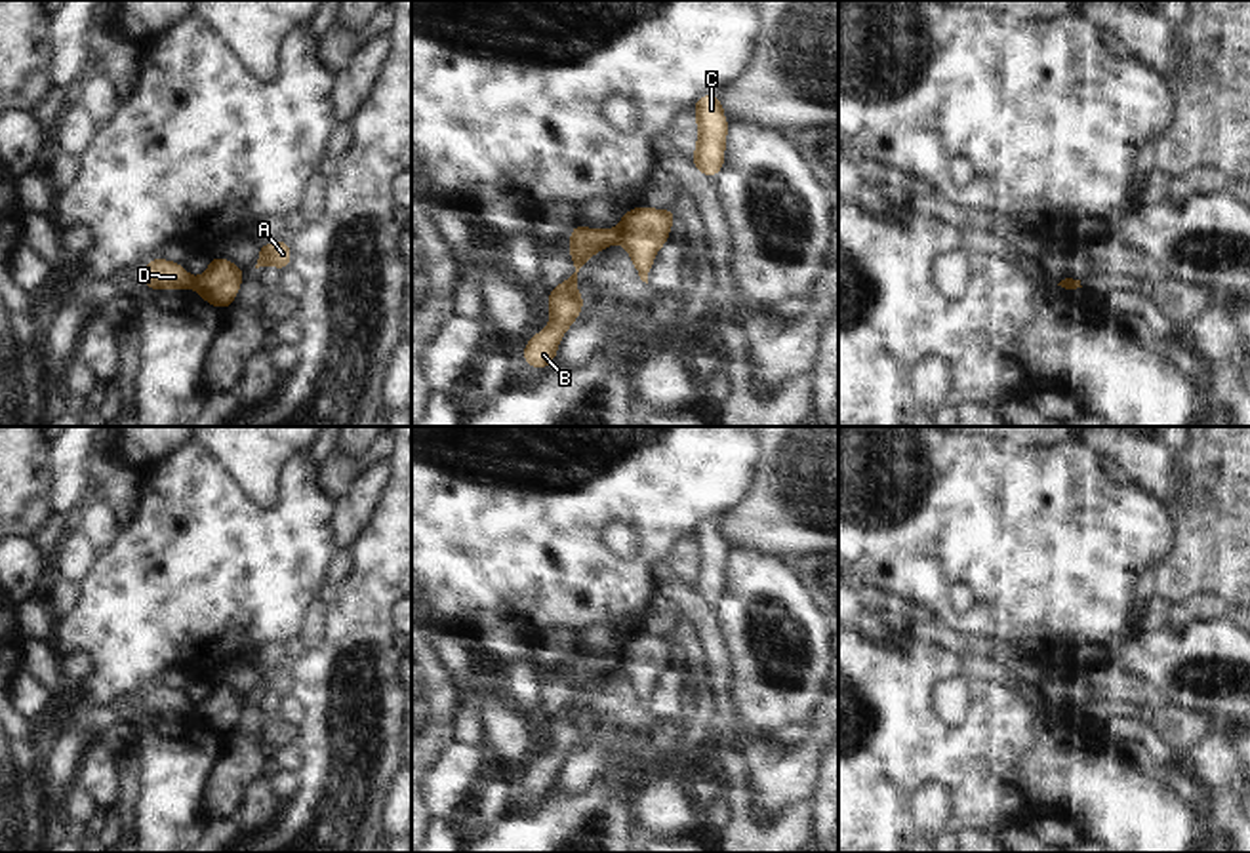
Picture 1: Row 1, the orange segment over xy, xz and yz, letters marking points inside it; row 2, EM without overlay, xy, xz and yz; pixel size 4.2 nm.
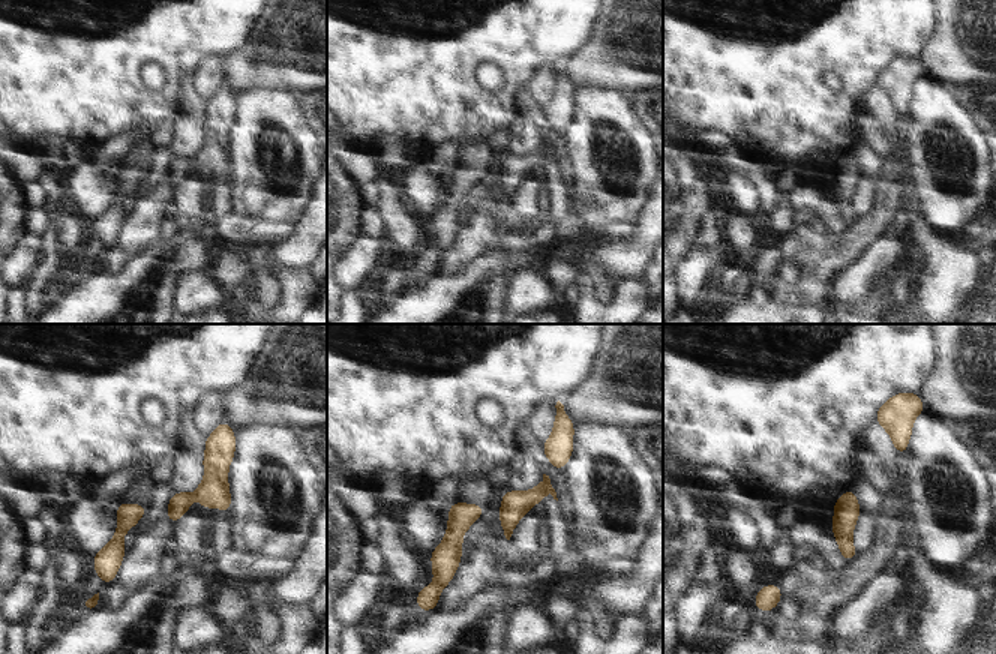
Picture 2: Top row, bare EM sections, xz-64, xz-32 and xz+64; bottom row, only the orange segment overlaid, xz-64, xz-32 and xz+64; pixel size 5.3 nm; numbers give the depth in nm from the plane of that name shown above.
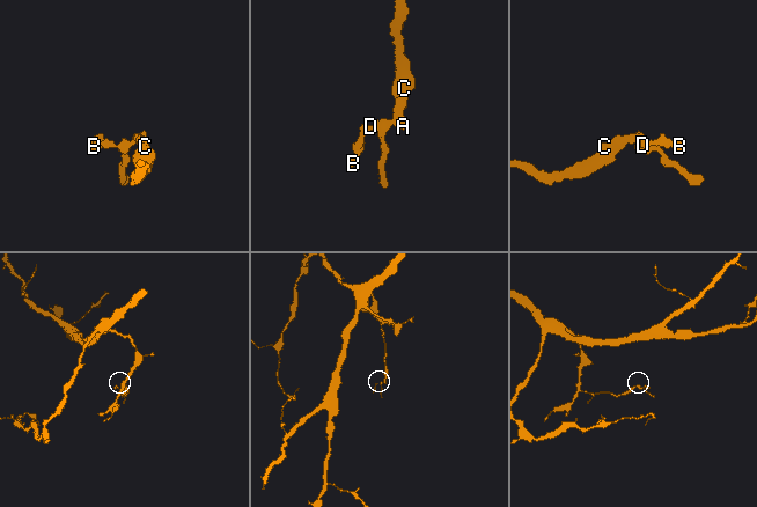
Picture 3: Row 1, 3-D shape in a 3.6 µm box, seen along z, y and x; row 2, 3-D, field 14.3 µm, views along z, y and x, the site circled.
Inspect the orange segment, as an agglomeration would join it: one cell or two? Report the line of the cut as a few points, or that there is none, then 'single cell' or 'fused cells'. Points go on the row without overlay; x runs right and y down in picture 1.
cut xz (616, 657), (620, 667); fused cells

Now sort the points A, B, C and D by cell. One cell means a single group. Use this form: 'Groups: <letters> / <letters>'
Groups: A C / B D

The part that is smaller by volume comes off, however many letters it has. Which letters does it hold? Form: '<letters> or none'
B, D

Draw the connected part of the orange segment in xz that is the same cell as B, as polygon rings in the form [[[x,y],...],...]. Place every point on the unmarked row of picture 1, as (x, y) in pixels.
[[[575,651],[568,665],[572,666],[568,684],[574,687],[575,699],[560,712],[549,716],[551,750],[547,756],[535,760],[522,779],[524,788],[535,796],[545,796],[553,790],[562,762],[583,737],[583,718],[570,714],[574,708],[583,706],[583,687],[591,685],[598,676],[617,670],[619,659],[612,655],[593,657]]]

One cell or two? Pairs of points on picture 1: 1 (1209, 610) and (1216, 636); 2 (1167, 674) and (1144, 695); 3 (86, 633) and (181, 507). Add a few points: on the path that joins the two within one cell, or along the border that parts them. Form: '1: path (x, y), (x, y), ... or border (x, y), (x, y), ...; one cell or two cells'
1: border (1228, 617), (1193, 619), (1180, 629), (1169, 629); two cells
2: border (1113, 667), (1119, 673), (1144, 678), (1167, 701); two cells
3: path (117, 602), (172, 545), (172, 537); one cell

